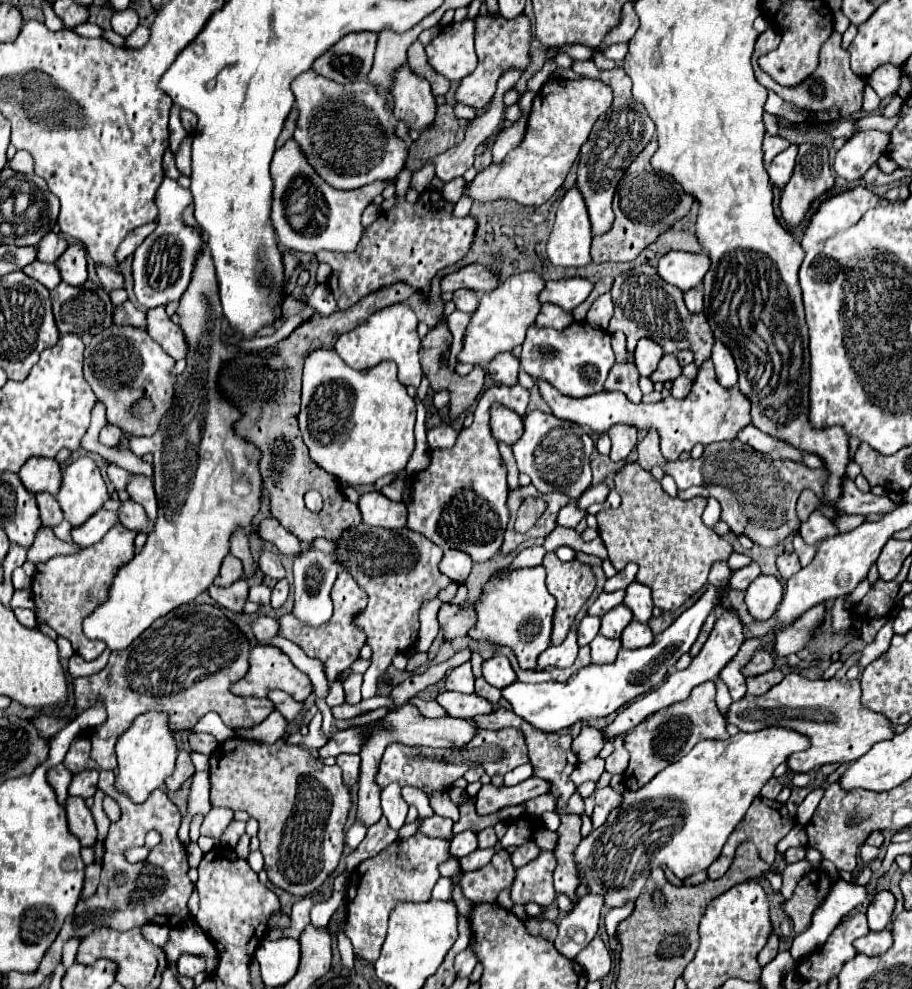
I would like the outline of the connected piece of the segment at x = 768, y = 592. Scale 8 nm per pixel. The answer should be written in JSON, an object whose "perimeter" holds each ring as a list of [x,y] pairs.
{"perimeter":[[[758,575],[746,589],[746,605],[754,619],[766,621],[774,617],[782,601],[782,583],[774,575]]]}

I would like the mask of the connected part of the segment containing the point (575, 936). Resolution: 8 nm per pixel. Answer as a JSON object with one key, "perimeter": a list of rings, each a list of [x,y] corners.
{"perimeter":[[[584,895],[576,907],[560,919],[558,923],[558,937],[554,941],[554,947],[566,957],[574,959],[596,935],[598,931],[598,919],[604,905],[602,895]]]}

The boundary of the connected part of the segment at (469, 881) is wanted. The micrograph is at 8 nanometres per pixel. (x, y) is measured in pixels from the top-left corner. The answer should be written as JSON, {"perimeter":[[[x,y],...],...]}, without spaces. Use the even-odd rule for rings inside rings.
{"perimeter":[[[498,849],[486,867],[464,873],[462,889],[474,903],[494,903],[498,893],[512,885],[512,879],[514,865],[510,863],[510,853],[506,849]]]}

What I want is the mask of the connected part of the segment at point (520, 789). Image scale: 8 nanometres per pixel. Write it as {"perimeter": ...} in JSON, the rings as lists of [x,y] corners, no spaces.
{"perimeter":[[[530,777],[514,787],[494,787],[494,785],[482,785],[476,797],[476,809],[480,815],[490,815],[502,807],[522,805],[528,799],[534,799],[538,795],[544,795],[550,789],[550,785],[544,779]]]}

